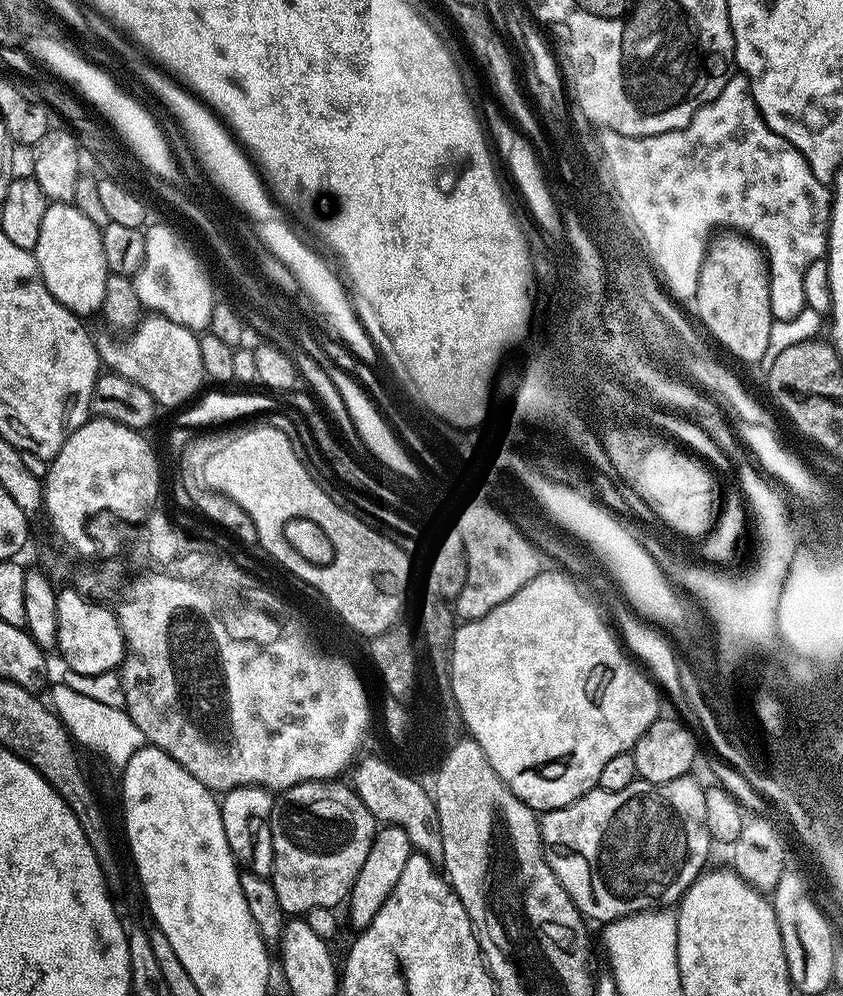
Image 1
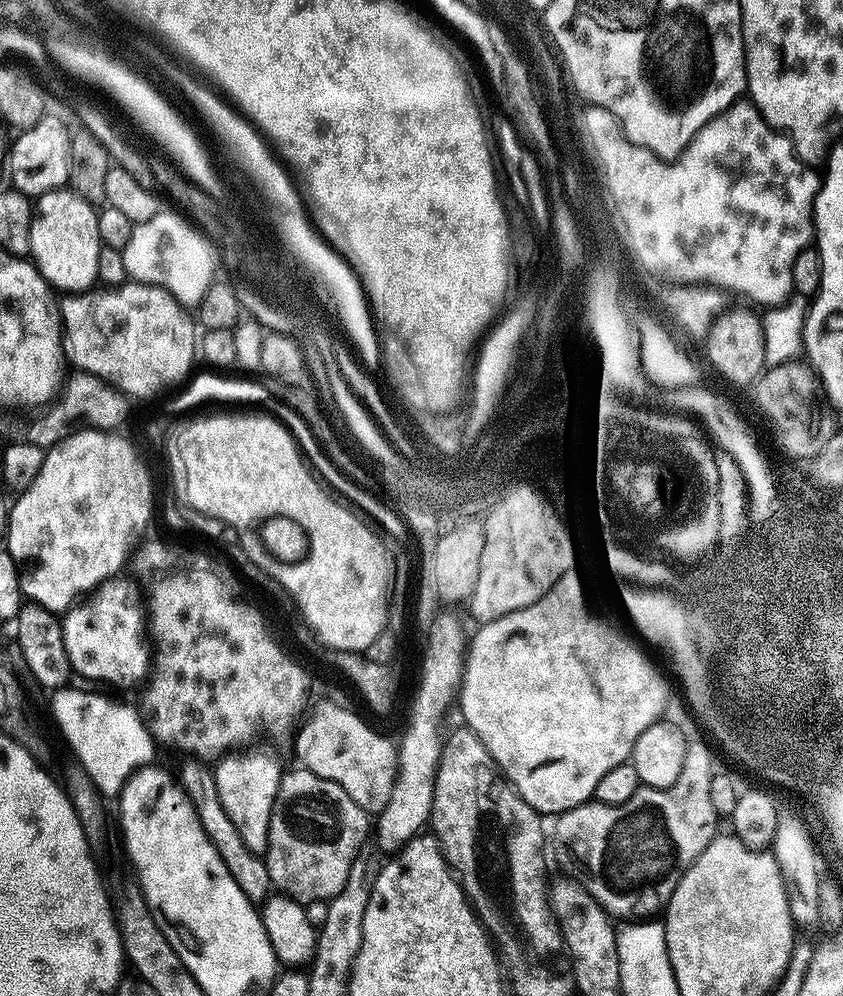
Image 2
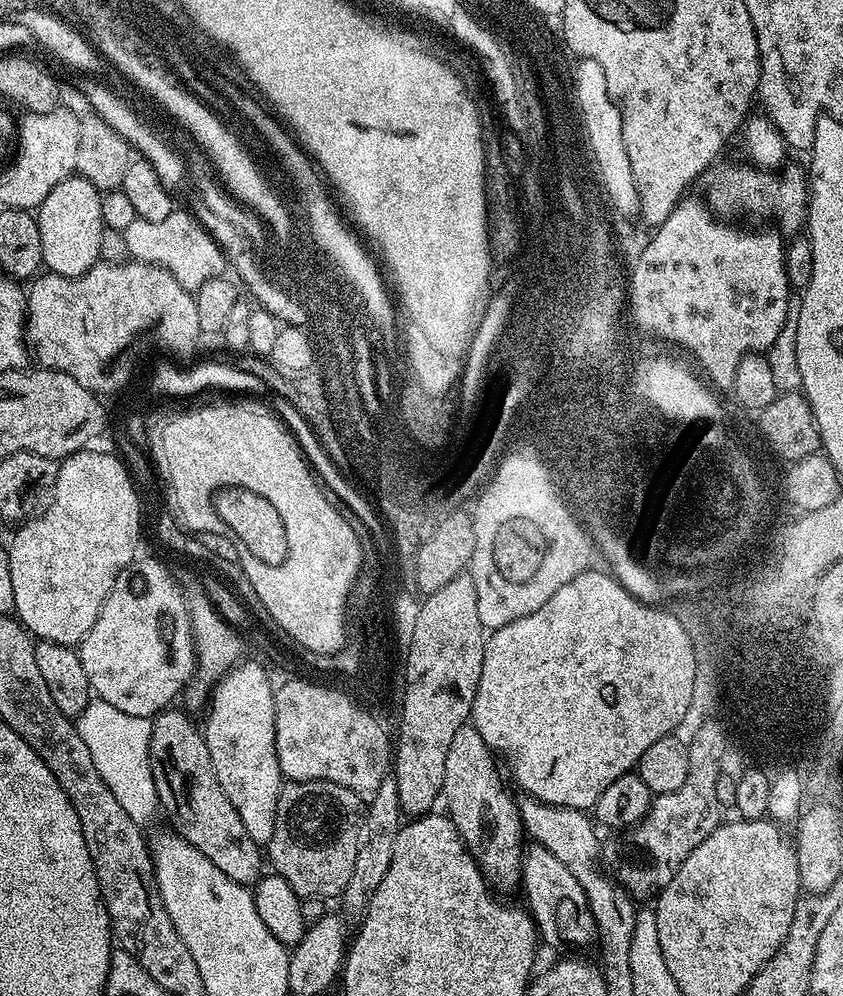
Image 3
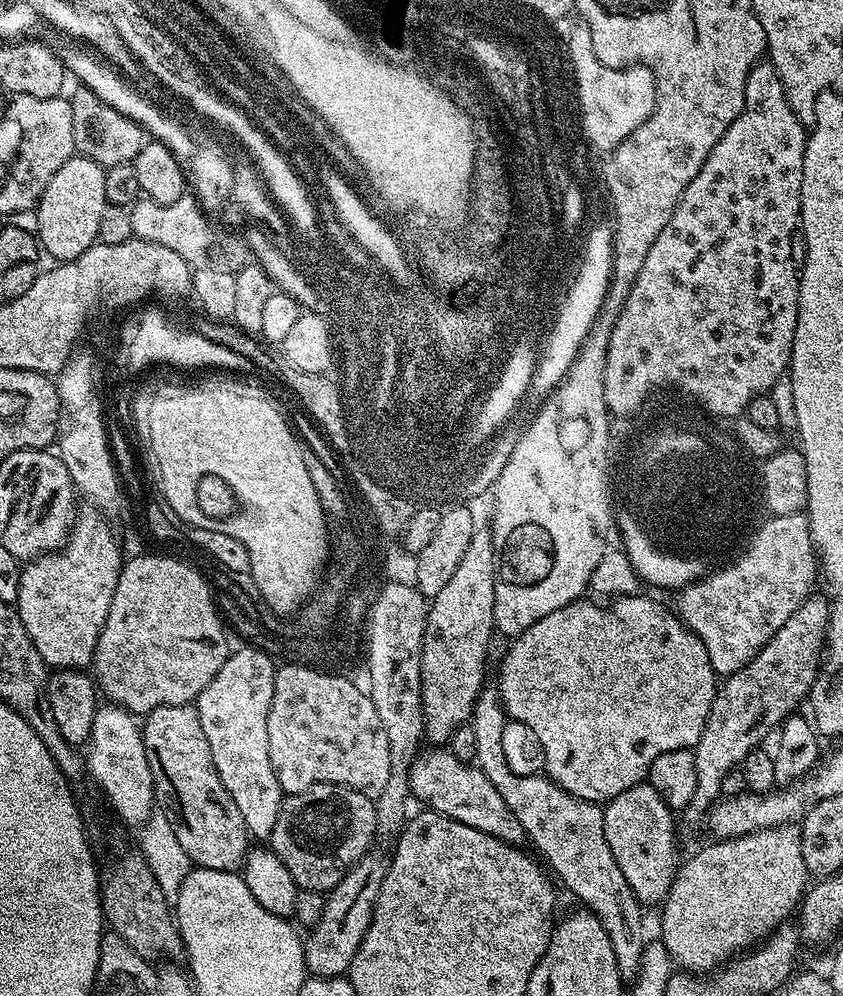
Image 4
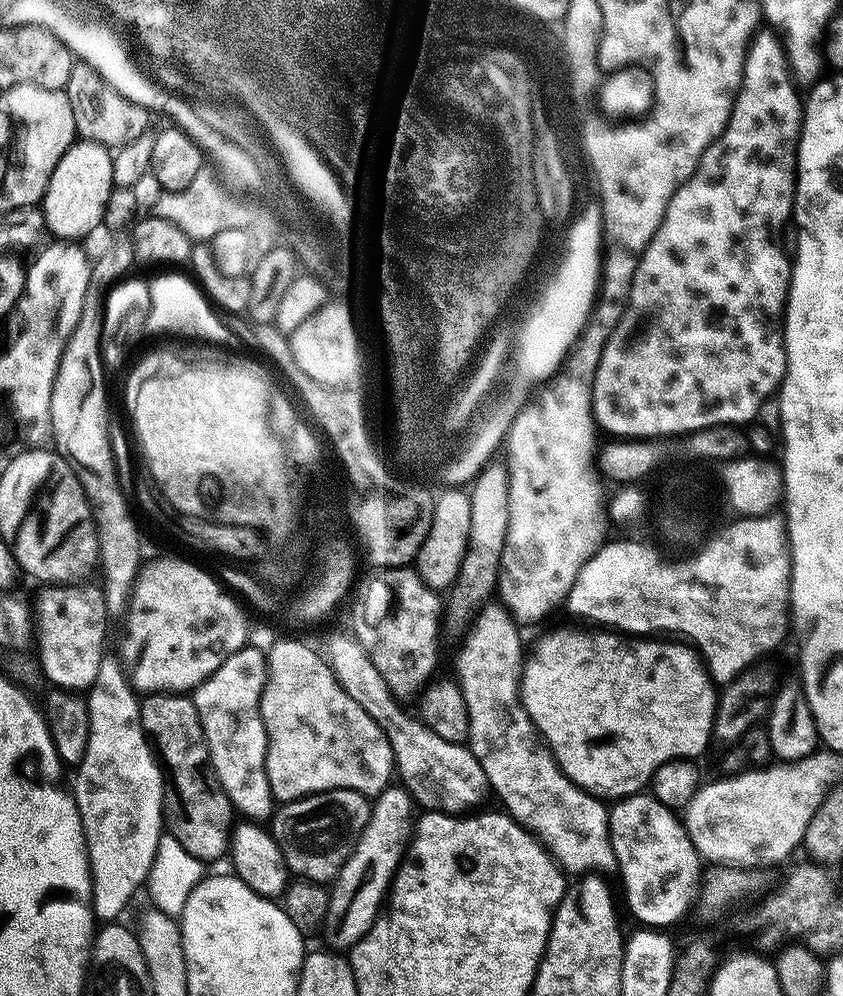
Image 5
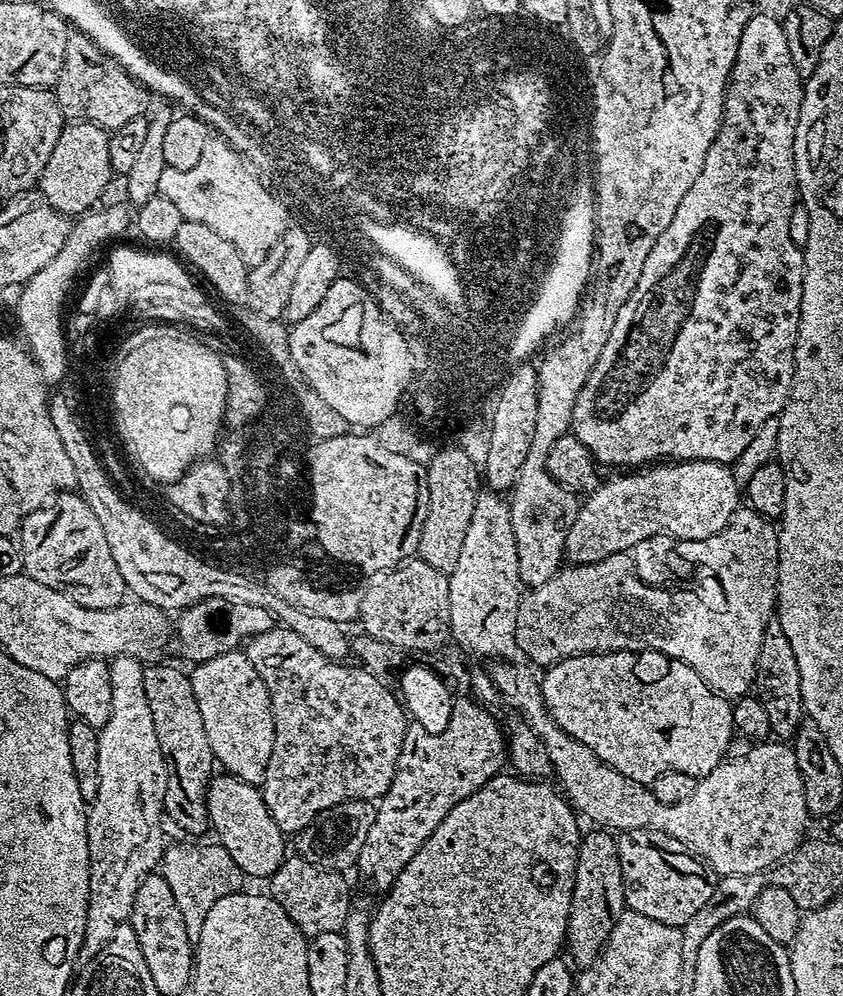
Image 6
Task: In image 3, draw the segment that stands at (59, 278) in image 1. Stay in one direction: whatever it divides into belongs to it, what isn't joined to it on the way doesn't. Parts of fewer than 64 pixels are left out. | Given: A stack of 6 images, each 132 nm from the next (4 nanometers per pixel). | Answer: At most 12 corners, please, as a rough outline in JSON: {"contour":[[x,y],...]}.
{"contour":[[78,174],[40,203],[43,267],[100,260],[101,192]]}

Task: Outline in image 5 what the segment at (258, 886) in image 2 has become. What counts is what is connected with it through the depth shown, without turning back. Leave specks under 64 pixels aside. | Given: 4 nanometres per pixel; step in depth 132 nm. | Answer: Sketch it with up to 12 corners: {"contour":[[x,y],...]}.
{"contour":[[145,695],[140,721],[184,811],[194,858],[230,848],[234,809],[210,767],[195,699]]}

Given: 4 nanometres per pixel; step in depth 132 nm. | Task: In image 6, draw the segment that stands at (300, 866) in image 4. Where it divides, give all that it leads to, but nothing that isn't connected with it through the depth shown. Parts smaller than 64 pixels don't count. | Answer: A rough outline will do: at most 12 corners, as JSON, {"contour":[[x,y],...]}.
{"contour":[[347,800],[295,833],[295,855],[357,867],[376,804]]}

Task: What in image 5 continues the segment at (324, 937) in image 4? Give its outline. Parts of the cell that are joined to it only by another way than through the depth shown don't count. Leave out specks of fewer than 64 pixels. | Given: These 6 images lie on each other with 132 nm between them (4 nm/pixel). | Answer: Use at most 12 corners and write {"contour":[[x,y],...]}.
{"contour":[[407,788],[371,801],[330,884],[326,932],[353,948],[380,915],[414,831]]}

